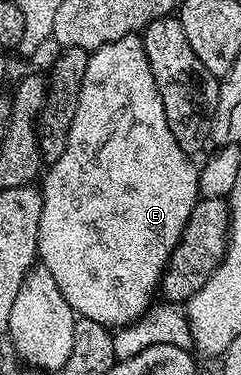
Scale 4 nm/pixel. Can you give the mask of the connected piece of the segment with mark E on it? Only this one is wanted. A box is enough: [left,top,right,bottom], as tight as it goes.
[39,33,199,328]

